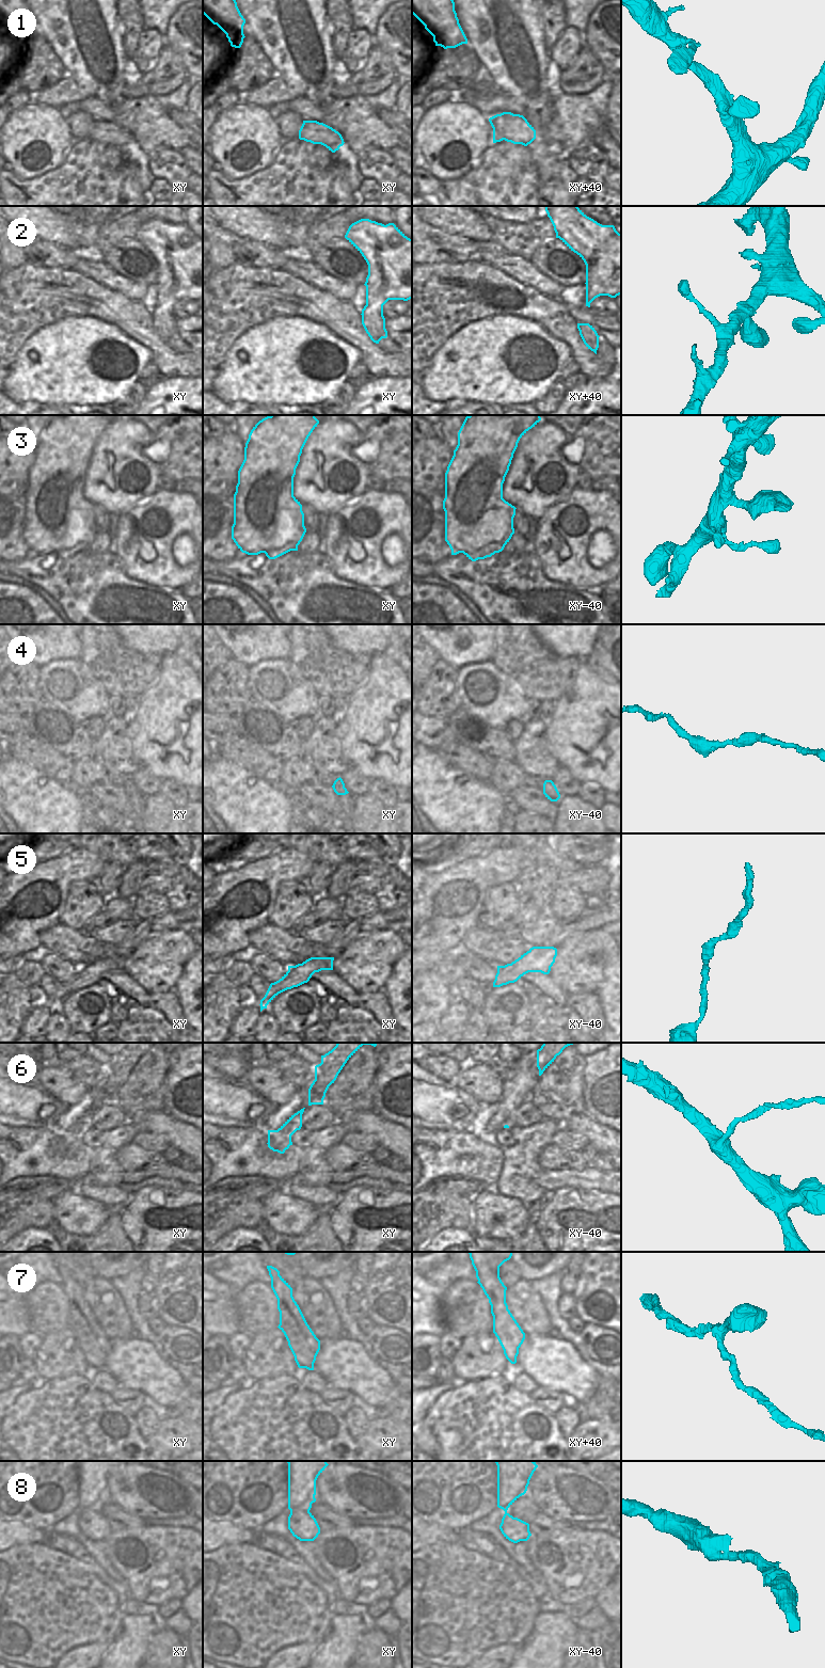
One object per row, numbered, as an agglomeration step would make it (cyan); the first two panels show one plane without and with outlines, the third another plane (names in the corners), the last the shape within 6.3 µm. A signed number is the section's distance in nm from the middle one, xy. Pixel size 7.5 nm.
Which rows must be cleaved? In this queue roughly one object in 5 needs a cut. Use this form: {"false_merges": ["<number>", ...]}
{"false_merges": ["6"]}

